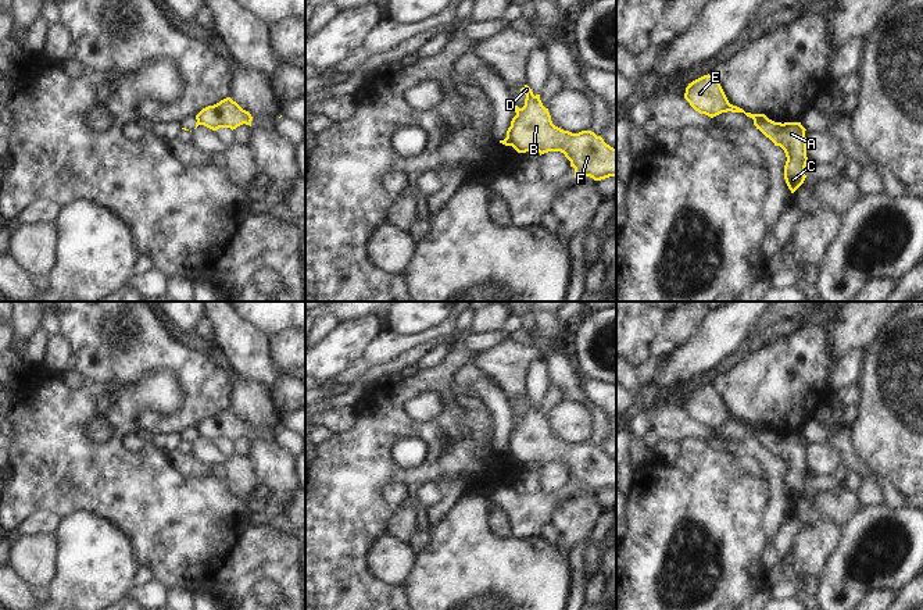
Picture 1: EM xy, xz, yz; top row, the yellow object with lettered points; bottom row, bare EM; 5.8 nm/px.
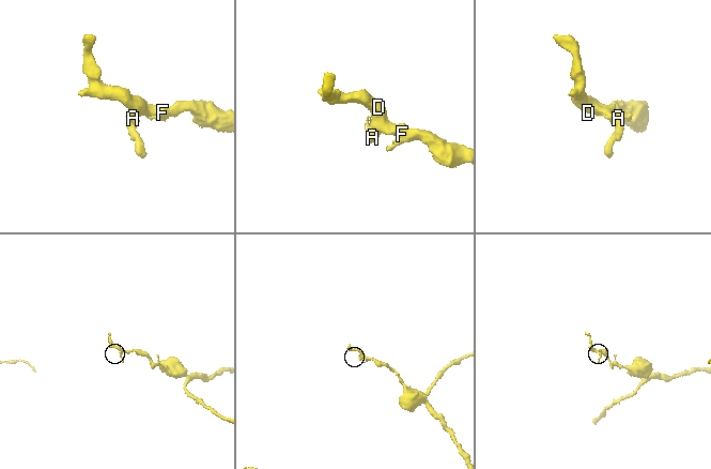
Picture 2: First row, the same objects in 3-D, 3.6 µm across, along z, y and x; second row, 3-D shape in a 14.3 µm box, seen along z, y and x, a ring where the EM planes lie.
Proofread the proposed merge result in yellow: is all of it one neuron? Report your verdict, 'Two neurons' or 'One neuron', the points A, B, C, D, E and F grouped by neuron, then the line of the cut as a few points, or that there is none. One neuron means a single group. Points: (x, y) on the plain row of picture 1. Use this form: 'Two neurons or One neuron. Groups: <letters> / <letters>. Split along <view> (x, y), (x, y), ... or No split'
Two neurons. Groups: A C / B D E F. Split along yz (768, 430), (754, 432)

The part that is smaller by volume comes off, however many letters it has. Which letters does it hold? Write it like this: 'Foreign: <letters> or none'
Foreign: A, C

